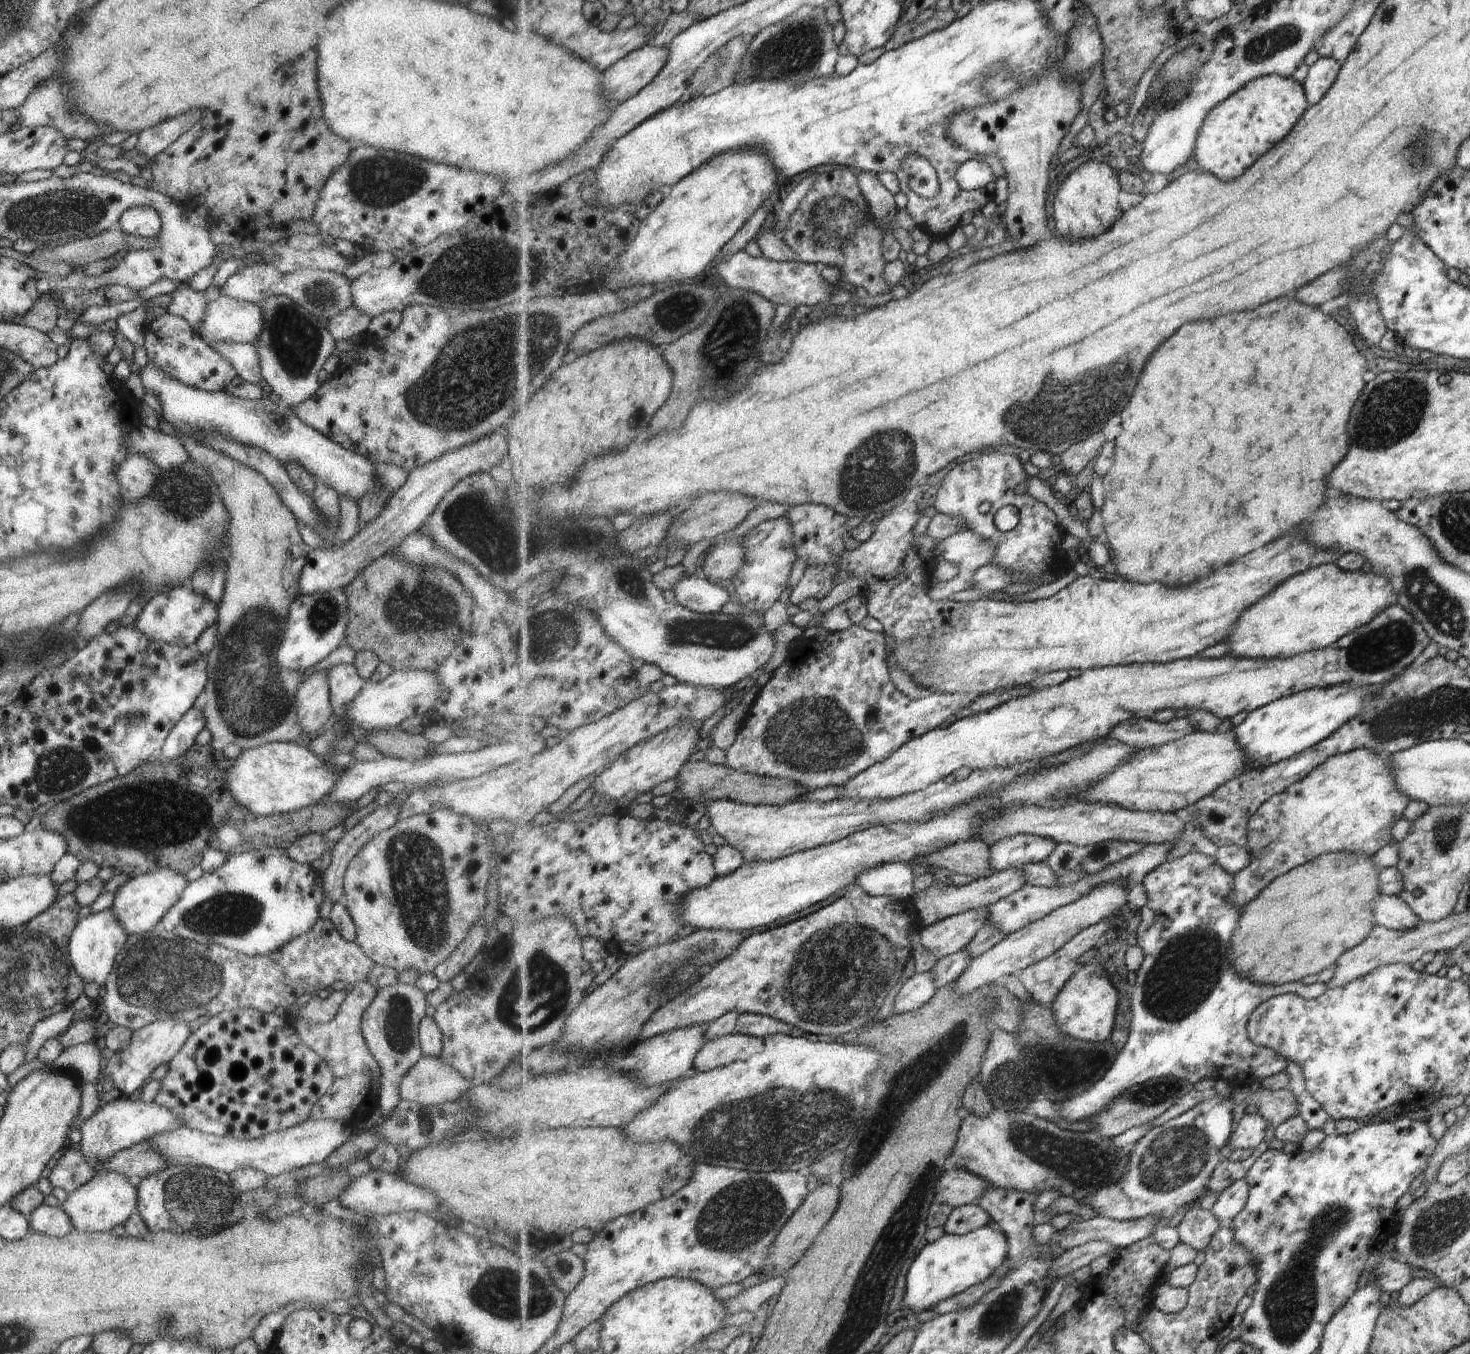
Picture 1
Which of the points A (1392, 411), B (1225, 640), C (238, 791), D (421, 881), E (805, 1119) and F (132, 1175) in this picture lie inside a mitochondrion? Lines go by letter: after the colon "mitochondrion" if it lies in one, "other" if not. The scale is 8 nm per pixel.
A: mitochondrion
B: other
C: other
D: mitochondrion
E: mitochondrion
F: other

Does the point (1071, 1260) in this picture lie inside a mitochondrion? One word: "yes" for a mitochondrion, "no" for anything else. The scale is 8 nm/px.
no

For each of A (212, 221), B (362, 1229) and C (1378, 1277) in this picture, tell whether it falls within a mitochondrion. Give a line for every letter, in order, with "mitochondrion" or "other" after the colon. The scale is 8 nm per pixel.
A: other
B: other
C: other

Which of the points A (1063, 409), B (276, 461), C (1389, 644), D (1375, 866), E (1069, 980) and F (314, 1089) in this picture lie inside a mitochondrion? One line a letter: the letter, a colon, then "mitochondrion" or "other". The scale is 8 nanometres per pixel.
A: mitochondrion
B: other
C: mitochondrion
D: other
E: other
F: other

